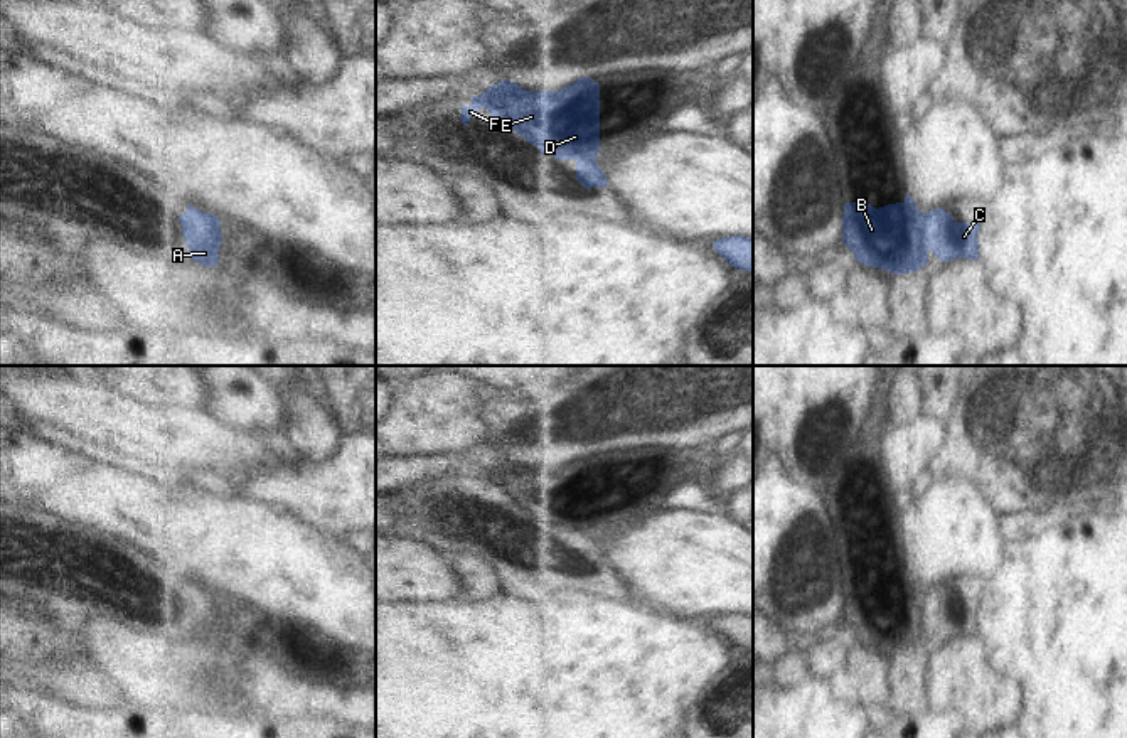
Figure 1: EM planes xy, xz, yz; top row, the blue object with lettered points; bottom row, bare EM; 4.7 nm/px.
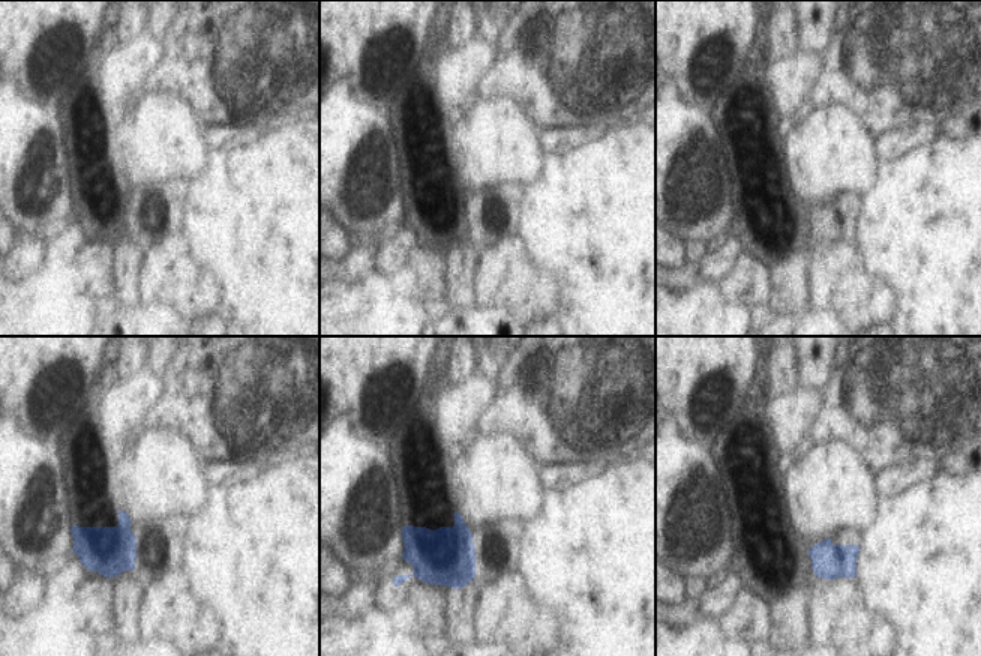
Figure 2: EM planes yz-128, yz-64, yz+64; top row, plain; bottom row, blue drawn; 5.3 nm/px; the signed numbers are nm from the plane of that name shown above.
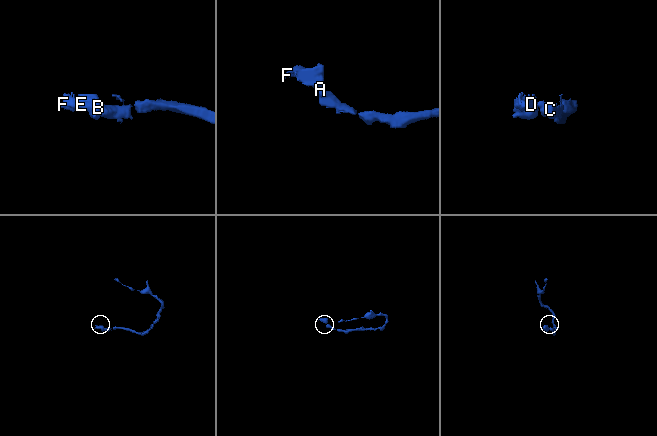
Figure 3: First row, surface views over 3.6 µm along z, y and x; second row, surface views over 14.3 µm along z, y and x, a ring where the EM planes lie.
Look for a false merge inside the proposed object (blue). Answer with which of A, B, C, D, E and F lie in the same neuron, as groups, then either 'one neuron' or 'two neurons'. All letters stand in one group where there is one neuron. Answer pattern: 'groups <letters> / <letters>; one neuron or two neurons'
groups A B C D E F; one neuron

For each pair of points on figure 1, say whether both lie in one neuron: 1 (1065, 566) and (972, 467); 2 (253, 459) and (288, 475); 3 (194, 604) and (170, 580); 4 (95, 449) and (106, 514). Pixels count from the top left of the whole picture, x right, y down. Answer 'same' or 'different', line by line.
1: different
2: different
3: same
4: different

